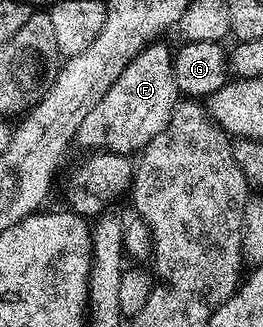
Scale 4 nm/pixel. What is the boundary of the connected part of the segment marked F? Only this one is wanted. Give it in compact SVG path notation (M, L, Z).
M163 41L149 42L137 53L133 62L129 62L127 68L123 68L119 80L115 80L115 84L111 84L107 96L103 96L103 100L99 100L99 104L95 104L95 108L91 108L91 112L87 112L87 120L83 120L77 133L76 141L78 143L82 142L83 145L89 146L85 148L109 150L112 154L133 156L144 150L146 144L151 140L155 140L155 136L159 136L159 132L163 132L163 128L167 128L167 120L179 101L179 91L173 79L174 51L168 50L161 42Z

